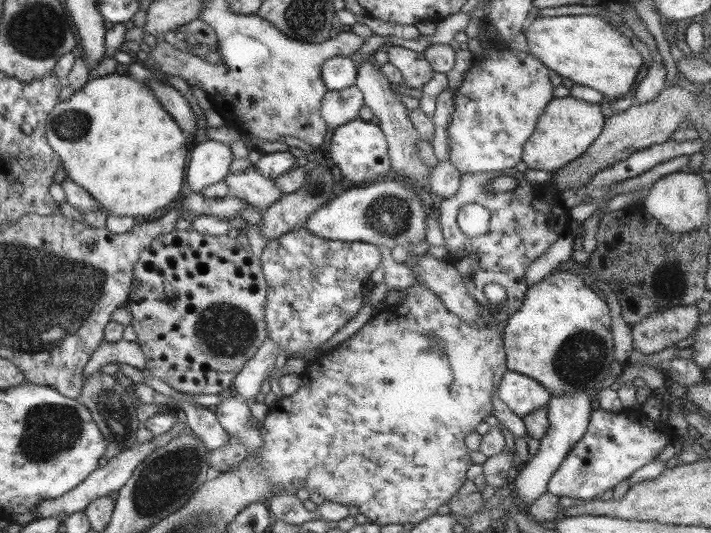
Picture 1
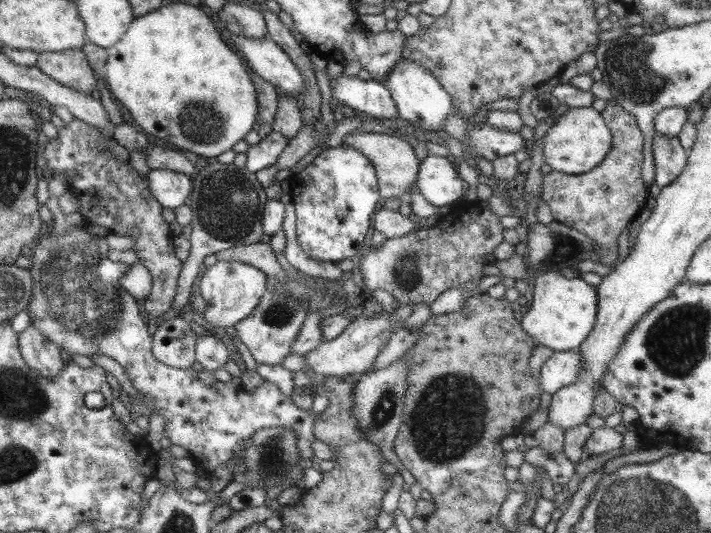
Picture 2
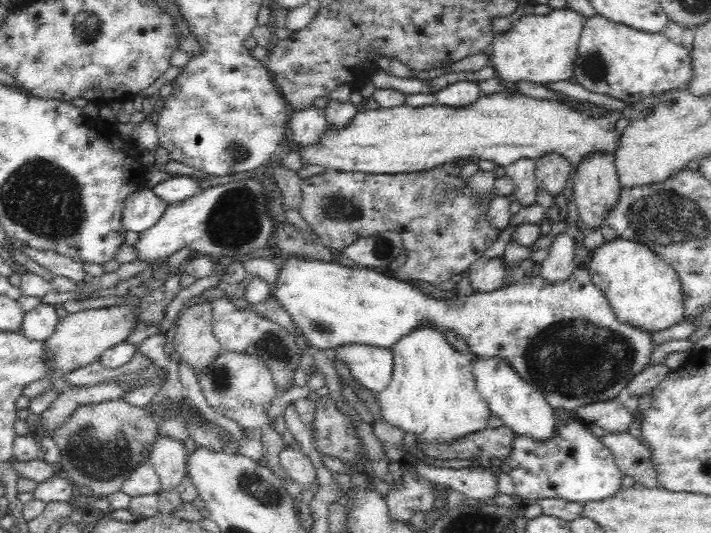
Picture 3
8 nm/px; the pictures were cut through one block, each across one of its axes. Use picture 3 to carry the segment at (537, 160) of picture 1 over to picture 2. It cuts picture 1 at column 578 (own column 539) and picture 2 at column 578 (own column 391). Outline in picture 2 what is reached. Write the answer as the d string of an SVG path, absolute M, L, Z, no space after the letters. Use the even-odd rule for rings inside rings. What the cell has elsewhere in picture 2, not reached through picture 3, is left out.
M569 108L554 122L541 139L543 160L553 171L563 174L583 174L595 168L611 148L611 133L600 112L587 108Z

